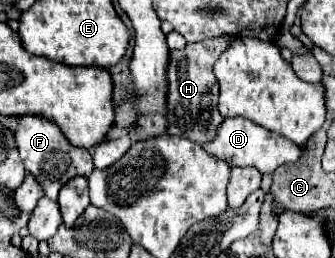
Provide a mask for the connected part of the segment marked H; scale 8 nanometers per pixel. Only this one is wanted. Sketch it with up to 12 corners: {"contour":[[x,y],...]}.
{"contour":[[230,37],[170,51],[168,133],[214,139]]}

